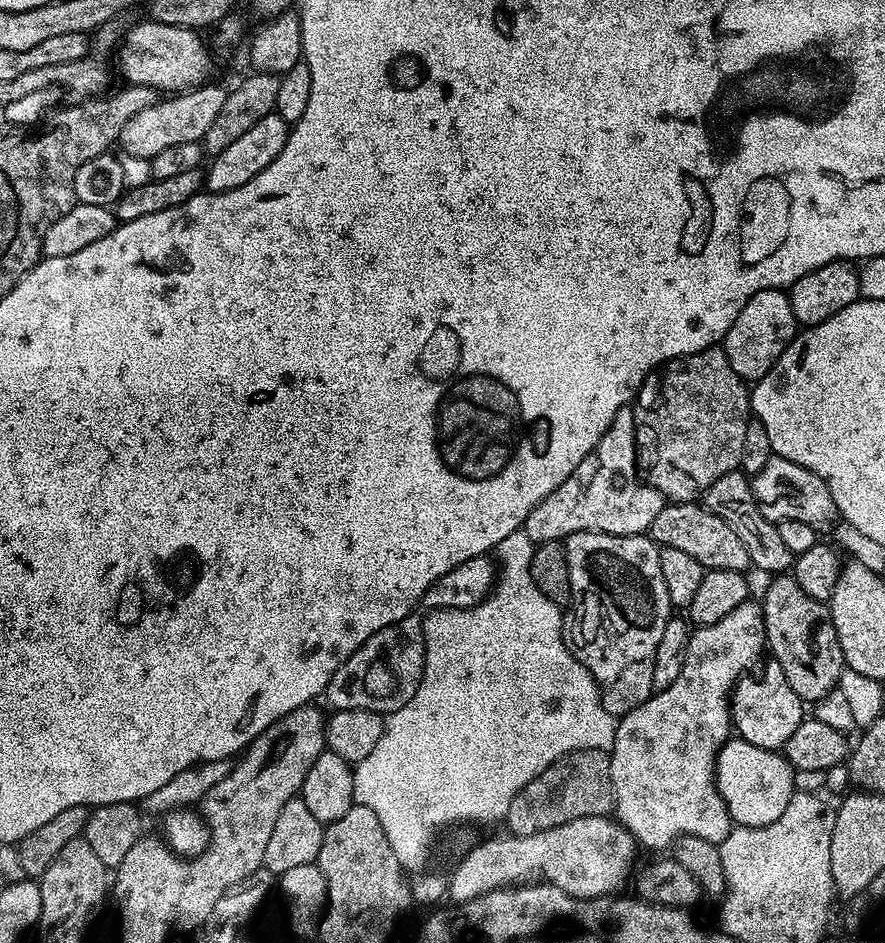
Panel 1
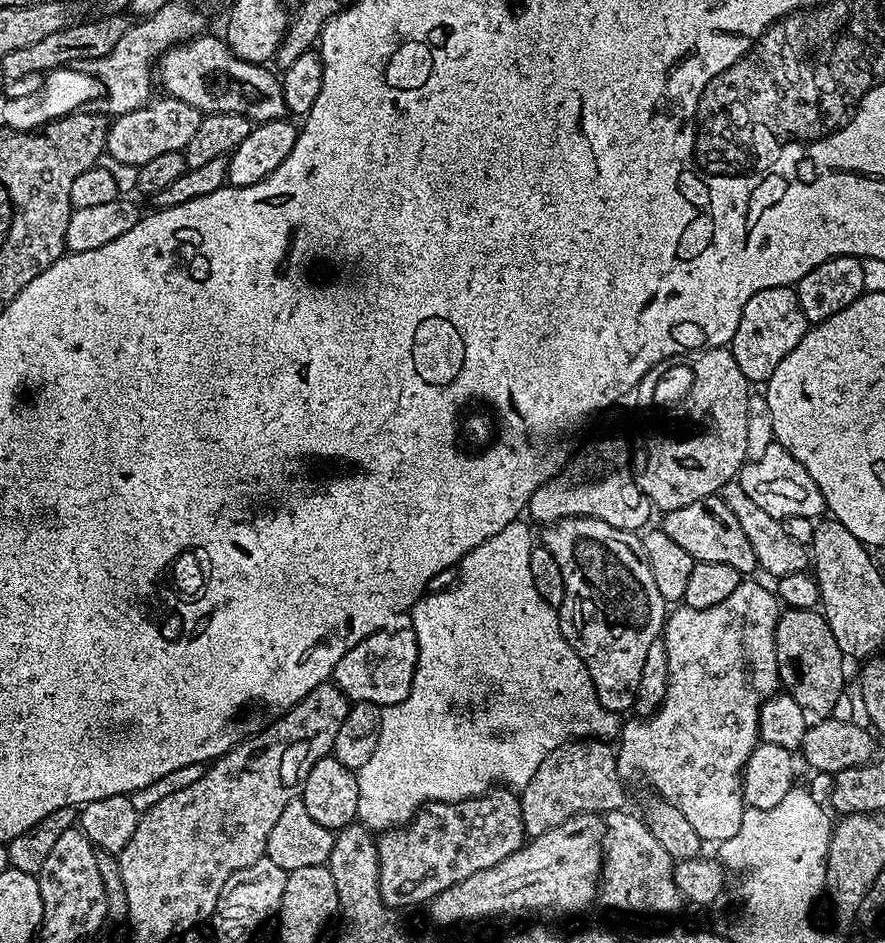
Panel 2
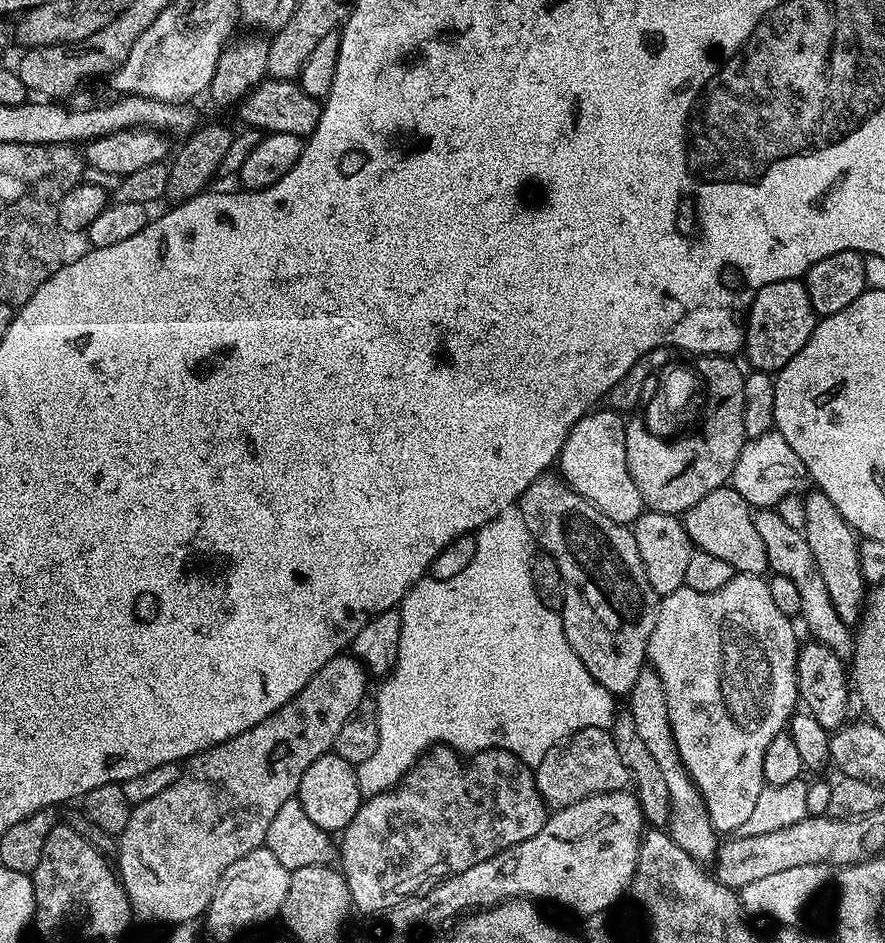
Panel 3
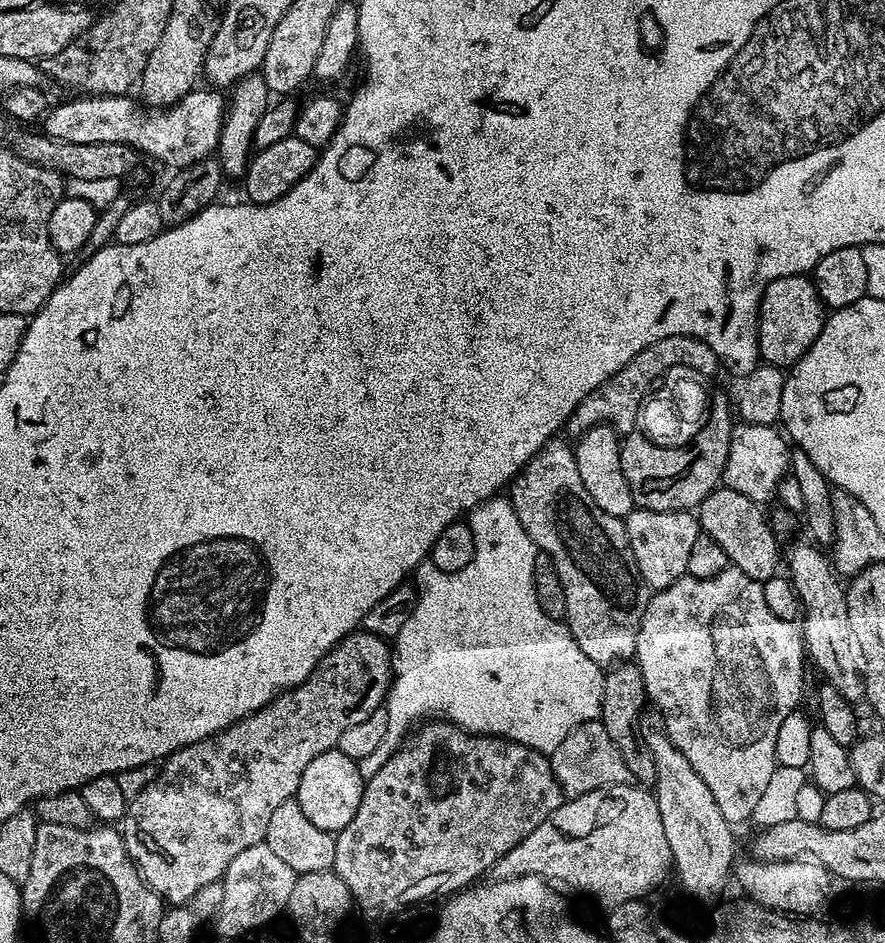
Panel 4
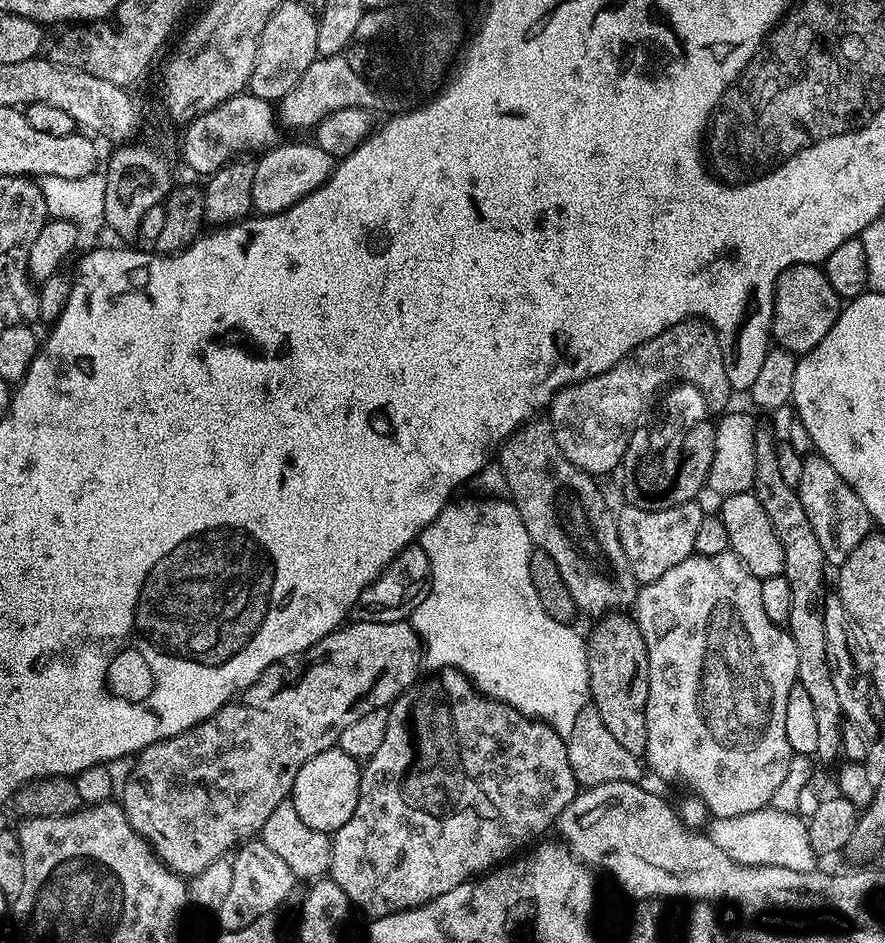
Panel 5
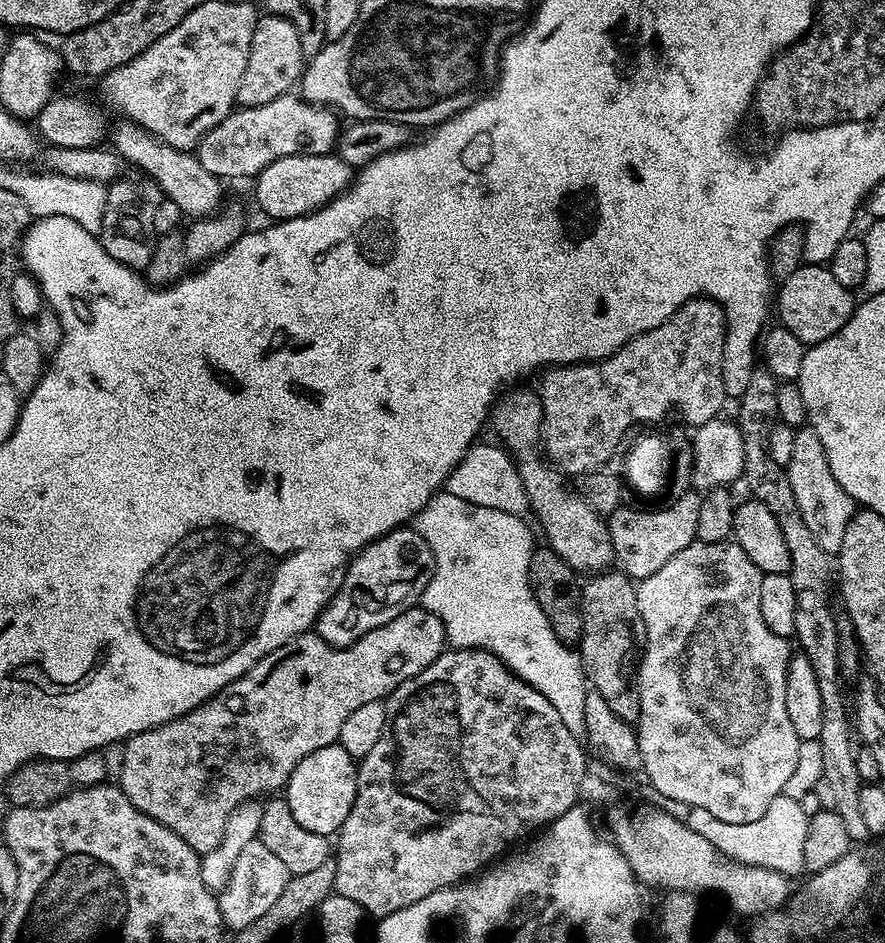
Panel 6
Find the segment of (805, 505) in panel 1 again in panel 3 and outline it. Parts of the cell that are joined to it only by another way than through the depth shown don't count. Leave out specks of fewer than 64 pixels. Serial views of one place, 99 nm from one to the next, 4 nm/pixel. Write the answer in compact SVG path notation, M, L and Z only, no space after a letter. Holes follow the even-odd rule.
M773 430L744 441L730 484L738 490L738 494L742 494L742 498L746 498L753 509L759 510L776 506L779 500L786 499L792 491L803 493L807 480L808 472L802 466L802 458L790 450L786 438L782 438L780 432Z

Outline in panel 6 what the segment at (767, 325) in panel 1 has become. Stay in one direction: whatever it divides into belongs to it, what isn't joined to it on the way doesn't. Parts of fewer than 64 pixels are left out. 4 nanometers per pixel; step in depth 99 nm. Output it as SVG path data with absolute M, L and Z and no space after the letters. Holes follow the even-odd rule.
M804 262L782 280L774 296L774 308L780 311L779 323L783 328L790 330L804 345L811 346L830 338L830 334L838 334L846 326L857 306L852 296L853 289L841 286L827 266Z

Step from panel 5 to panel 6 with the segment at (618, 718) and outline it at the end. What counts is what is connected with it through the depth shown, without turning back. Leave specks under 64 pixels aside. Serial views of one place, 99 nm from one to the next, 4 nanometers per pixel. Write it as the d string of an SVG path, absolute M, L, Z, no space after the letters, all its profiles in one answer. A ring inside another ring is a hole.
M619 570L598 572L589 580L592 581L588 585L585 583L580 593L584 629L578 645L578 655L580 666L584 670L584 679L590 685L591 691L602 694L602 698L606 698L610 710L614 710L618 718L622 718L627 724L635 725L640 718L638 669L644 651L644 623L642 614L638 610L636 584Z

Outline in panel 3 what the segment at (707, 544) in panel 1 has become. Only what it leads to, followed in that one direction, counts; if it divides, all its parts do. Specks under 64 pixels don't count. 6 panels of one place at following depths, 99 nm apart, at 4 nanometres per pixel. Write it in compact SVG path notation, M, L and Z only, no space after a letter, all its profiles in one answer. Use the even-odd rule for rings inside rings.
M725 486L718 490L710 490L702 502L698 502L688 512L683 513L684 529L693 545L706 554L714 554L714 558L722 558L730 562L737 572L745 572L751 576L764 576L769 571L766 558L766 546L754 526L752 505L738 494L738 490Z

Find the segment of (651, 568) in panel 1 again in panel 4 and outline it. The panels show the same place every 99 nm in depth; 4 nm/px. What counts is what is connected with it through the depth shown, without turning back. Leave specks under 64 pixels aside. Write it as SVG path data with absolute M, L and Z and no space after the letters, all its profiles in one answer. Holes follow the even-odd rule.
M560 438L548 440L512 481L510 499L526 534L530 534L537 549L545 552L558 570L558 578L566 594L566 623L582 654L586 654L590 662L601 666L631 661L636 655L638 630L646 614L650 589L638 570L638 562L634 562L634 550L630 550L625 521L606 514L606 510L590 498L590 490L586 490L582 474L578 474L573 447L560 441Z

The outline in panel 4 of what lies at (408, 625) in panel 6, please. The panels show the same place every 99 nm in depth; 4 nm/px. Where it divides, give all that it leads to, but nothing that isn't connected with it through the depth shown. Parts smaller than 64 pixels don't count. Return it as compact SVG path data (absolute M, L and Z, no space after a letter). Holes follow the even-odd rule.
M357 630L338 641L298 687L281 692L253 716L165 756L156 780L130 801L122 821L124 845L144 883L175 906L192 900L202 886L223 881L230 862L234 862L242 850L264 843L270 814L274 814L282 802L295 797L298 782L302 782L302 770L306 770L318 754L333 751L346 729L370 718L374 710L381 708L391 686L389 641L372 632Z

